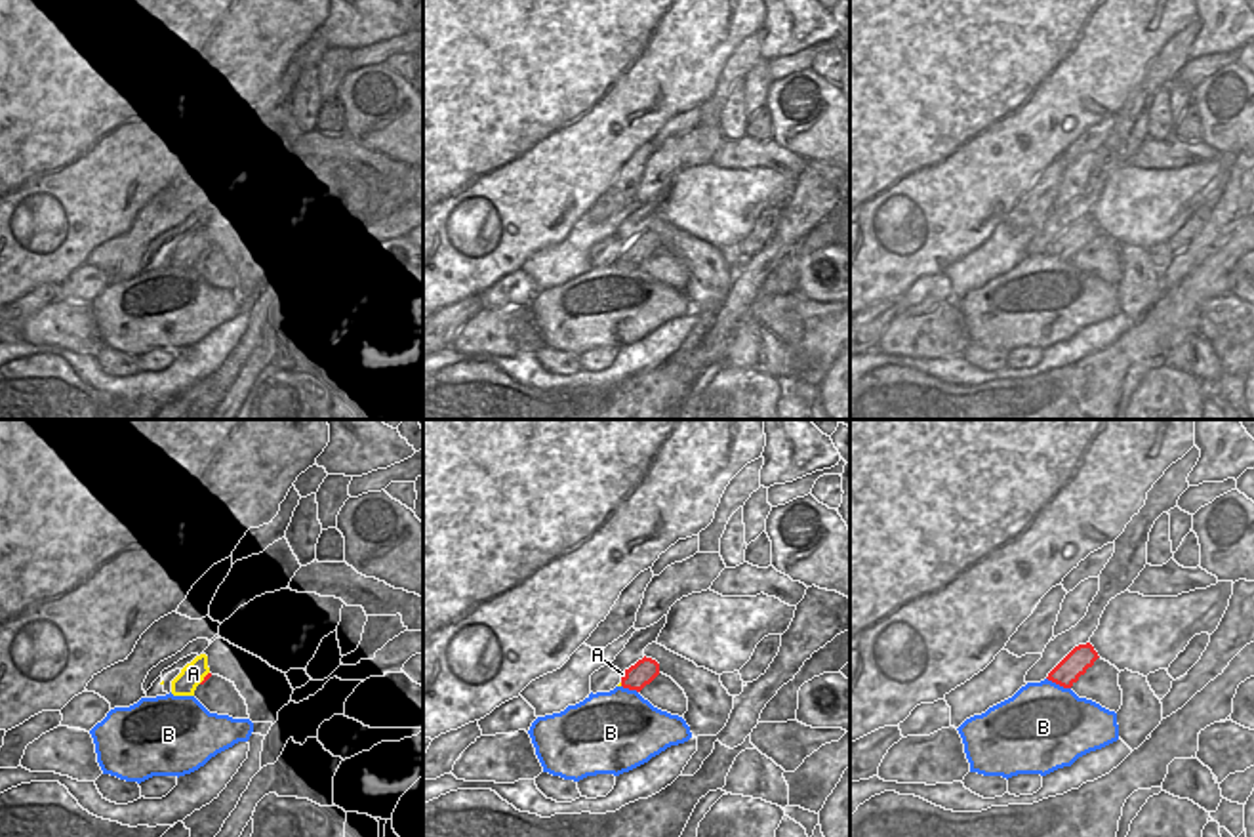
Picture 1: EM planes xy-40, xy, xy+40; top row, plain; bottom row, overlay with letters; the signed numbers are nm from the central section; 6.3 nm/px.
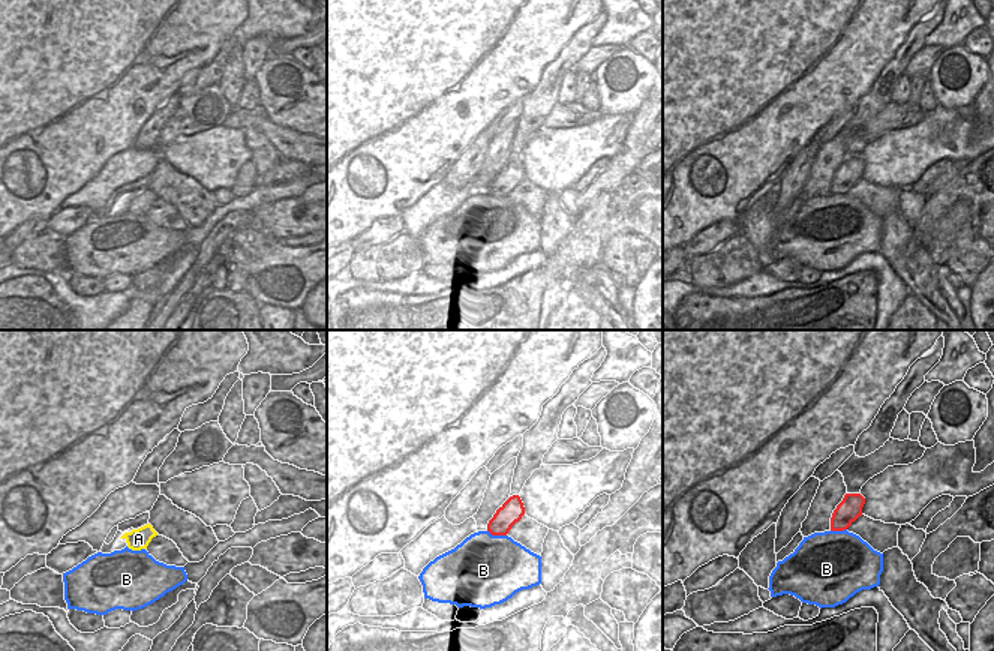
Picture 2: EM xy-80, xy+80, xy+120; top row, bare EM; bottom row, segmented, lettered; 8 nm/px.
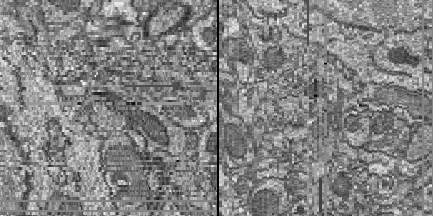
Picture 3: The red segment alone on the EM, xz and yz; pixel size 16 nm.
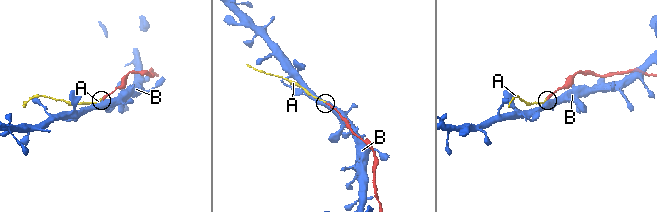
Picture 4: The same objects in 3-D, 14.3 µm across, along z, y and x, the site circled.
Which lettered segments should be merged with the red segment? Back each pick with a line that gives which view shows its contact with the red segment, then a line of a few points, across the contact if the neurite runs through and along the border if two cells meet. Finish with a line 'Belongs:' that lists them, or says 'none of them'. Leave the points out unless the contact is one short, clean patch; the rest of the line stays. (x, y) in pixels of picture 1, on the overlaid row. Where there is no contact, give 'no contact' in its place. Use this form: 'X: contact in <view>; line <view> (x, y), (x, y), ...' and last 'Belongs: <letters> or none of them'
A: contact in xy-40; line xy-40 (208, 675), (204, 677), (193, 673)
Belongs: A

